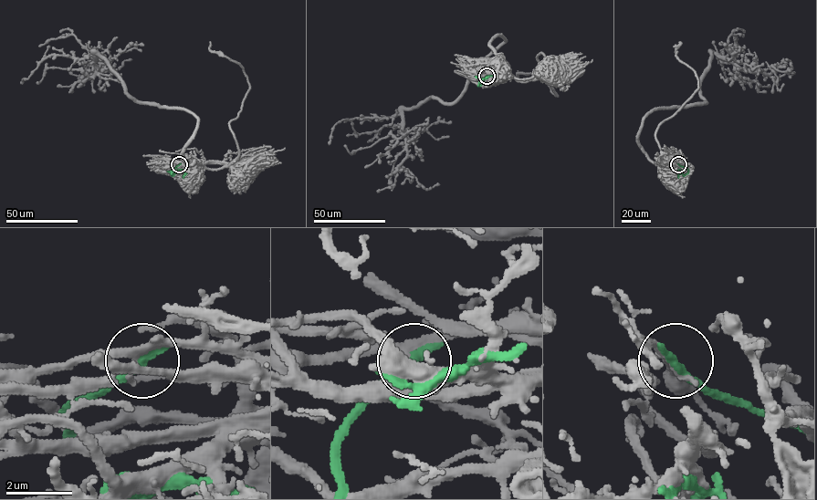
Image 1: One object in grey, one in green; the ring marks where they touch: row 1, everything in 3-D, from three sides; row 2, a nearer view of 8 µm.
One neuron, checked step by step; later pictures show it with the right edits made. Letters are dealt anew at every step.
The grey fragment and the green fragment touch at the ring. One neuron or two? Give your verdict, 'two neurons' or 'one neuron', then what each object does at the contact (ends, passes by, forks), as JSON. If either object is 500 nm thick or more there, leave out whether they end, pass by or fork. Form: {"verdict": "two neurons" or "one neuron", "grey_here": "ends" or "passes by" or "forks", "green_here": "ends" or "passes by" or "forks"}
{"verdict": "two neurons", "grey_here": "forks", "green_here": "ends"}

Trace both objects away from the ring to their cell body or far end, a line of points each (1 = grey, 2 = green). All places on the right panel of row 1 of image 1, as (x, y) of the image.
1: (678, 164), (655, 164), (640, 144), (648, 113), (705, 102), (712, 54), (768, 74), (790, 70), (787, 59)
2: (678, 164), (688, 171), (684, 175), (678, 170), (678, 177)

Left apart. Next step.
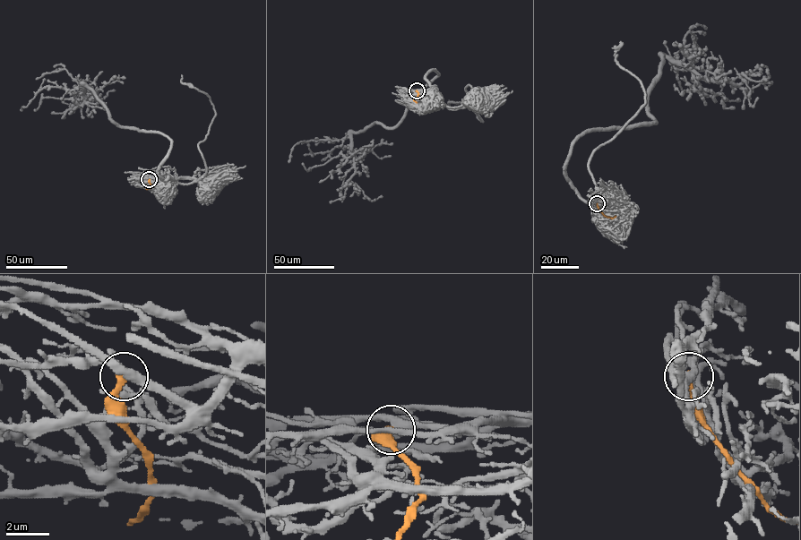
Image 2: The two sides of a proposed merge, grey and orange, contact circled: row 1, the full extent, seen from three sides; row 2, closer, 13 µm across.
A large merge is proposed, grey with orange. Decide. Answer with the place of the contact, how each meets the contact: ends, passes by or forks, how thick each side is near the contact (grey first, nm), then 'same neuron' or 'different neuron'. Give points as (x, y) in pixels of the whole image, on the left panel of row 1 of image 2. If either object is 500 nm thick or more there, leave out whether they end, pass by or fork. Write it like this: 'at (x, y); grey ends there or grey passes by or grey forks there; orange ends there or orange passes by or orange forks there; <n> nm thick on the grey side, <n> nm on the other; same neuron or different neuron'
at (149, 179); grey forks there; orange ends there; 380 nm thick on the grey side, 320 nm on the other; different neuron

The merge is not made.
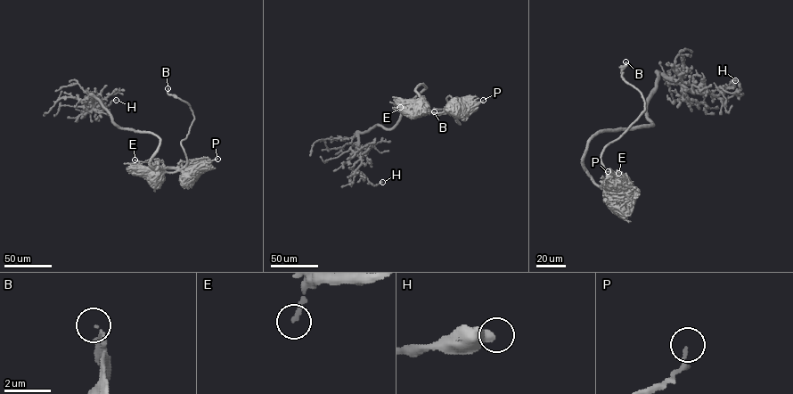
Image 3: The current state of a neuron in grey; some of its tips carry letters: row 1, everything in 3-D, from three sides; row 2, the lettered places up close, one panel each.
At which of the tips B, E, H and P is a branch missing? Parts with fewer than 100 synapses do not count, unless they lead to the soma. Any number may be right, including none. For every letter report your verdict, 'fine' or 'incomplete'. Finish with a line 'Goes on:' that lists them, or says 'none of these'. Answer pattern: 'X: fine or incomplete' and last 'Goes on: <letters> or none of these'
B: incomplete
E: fine
H: fine
P: fine
Goes on: B

